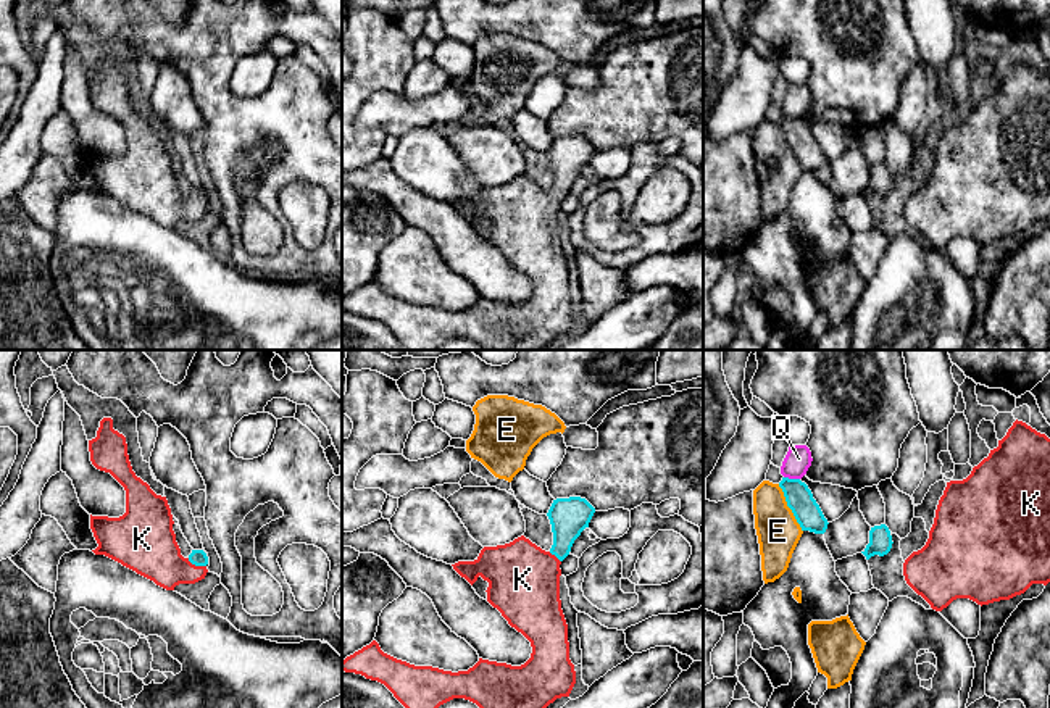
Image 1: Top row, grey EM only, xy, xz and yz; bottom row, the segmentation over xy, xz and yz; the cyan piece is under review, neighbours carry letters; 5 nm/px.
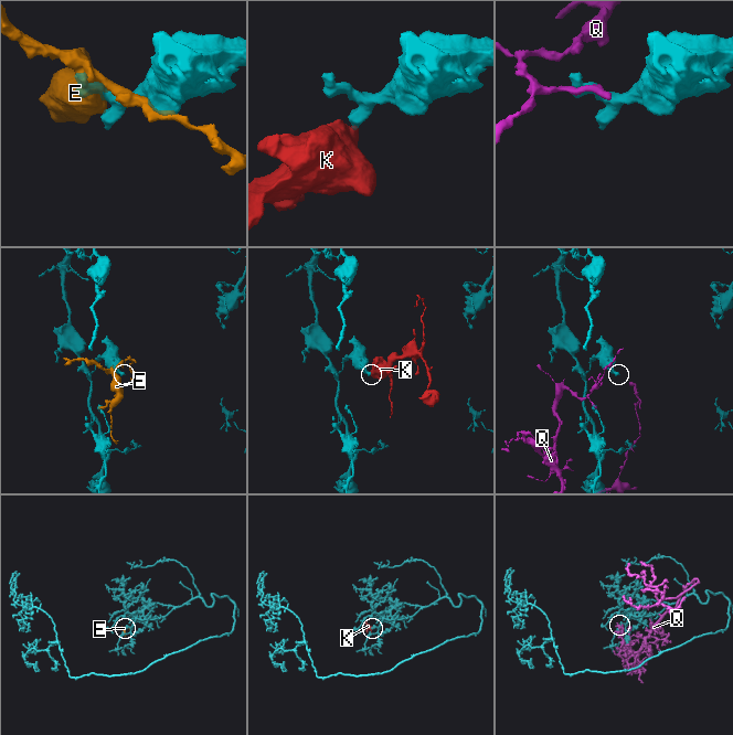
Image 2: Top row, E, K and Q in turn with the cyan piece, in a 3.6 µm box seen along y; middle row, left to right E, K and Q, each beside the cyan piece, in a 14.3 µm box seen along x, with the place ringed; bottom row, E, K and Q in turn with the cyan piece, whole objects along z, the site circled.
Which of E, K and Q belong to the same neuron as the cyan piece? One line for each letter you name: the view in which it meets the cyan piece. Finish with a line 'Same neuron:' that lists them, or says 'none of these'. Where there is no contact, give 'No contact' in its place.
K: Touches cyan in xy
Same neuron: K

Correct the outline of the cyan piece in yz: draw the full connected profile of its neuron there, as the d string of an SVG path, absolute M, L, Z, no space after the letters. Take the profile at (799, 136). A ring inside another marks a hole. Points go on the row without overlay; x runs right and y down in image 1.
M782 116L779 126L782 127L787 145L792 148L802 169L824 173L829 161L813 137L808 124L800 118Z

